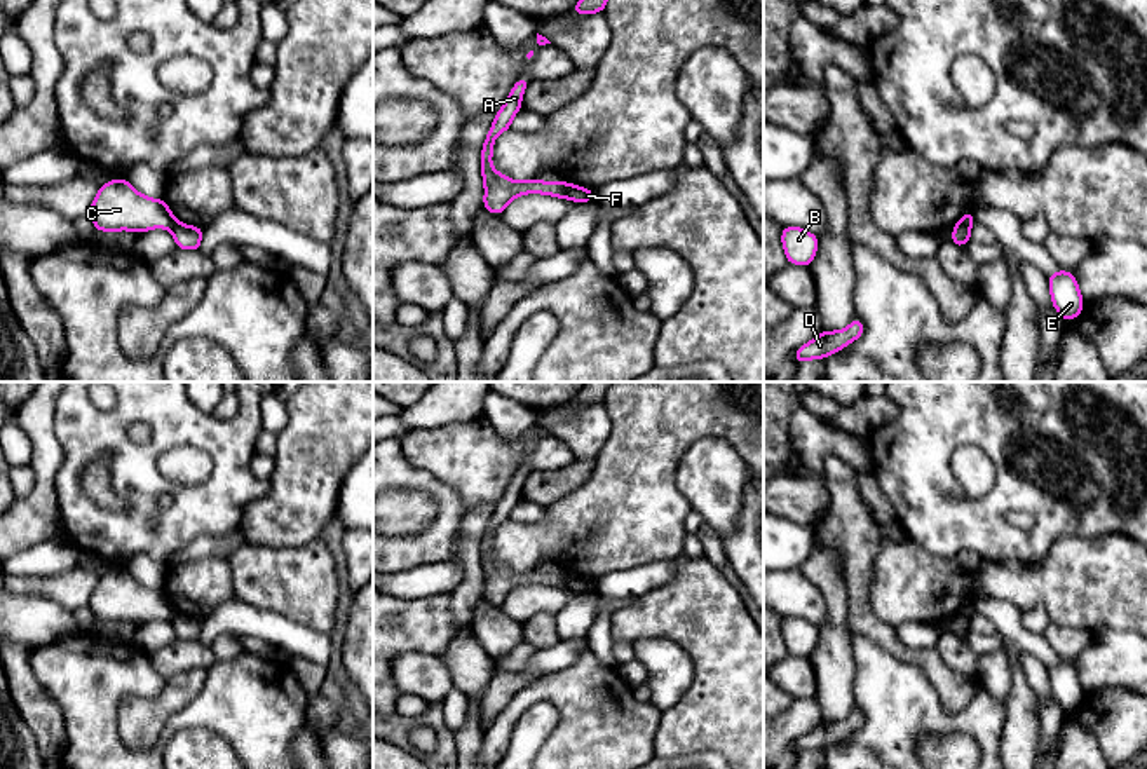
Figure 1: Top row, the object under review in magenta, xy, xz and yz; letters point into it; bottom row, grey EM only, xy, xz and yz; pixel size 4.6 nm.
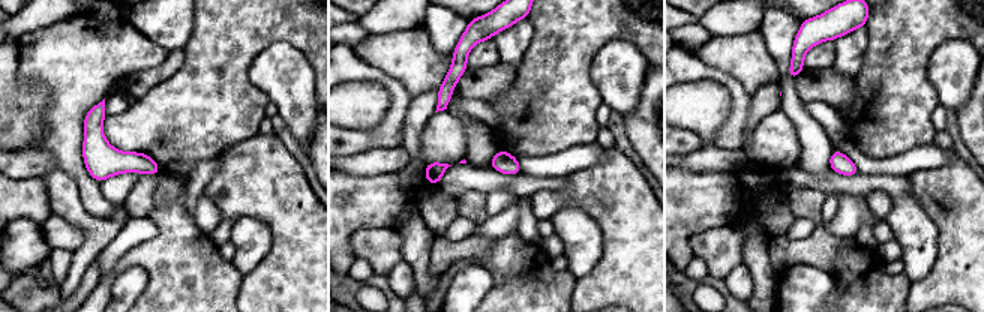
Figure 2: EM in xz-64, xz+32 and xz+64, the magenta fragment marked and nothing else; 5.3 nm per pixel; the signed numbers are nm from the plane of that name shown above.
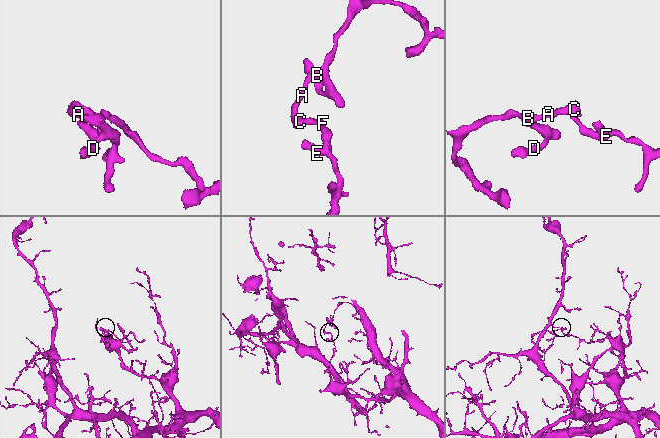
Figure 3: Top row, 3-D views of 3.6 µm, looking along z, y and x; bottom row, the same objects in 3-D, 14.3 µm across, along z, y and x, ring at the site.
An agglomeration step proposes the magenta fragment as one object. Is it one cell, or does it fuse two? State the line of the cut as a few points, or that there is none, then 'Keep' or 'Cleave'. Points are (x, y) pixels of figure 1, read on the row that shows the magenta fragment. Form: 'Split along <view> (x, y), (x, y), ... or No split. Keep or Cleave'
Split along xz (565, 183), (567, 197). Cleave

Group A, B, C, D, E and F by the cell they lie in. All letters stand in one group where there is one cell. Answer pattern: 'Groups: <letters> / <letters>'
Groups: A B C D / E F

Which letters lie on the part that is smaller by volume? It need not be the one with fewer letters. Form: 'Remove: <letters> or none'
Remove: A, B, C, D

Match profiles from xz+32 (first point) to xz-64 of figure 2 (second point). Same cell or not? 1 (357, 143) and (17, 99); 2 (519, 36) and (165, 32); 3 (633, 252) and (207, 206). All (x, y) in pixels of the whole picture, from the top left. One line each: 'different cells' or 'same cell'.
1: same cell
2: same cell
3: different cells

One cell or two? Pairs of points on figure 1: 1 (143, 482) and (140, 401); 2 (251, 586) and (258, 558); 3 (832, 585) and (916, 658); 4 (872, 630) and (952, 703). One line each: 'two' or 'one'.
1: one
2: one
3: two
4: one

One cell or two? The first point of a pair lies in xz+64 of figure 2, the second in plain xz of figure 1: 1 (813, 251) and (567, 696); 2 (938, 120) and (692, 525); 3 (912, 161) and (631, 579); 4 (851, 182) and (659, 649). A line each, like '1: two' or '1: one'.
1: two
2: one
3: one
4: one

